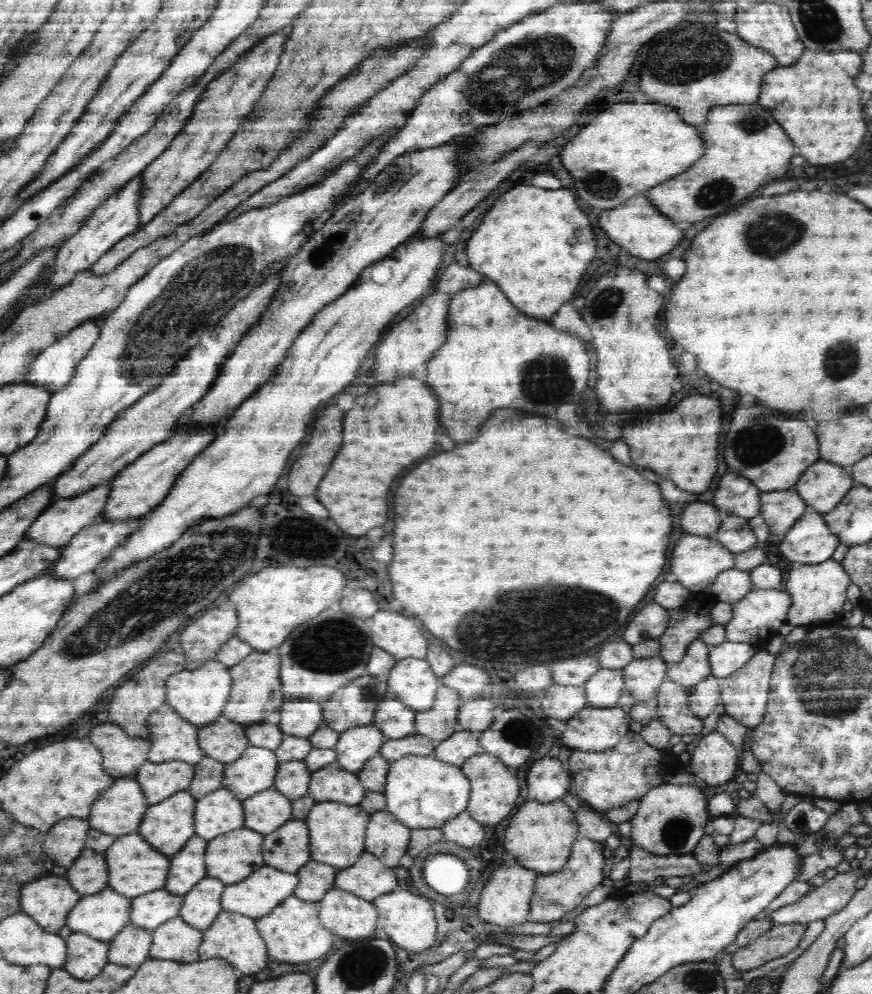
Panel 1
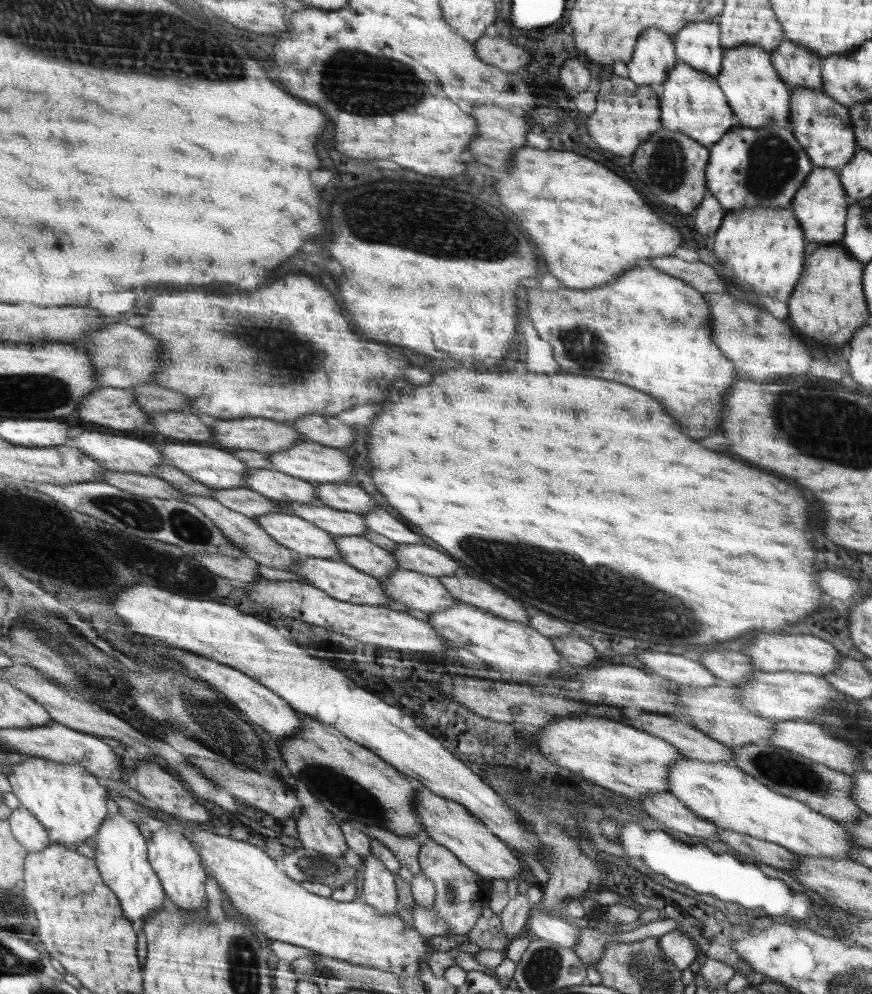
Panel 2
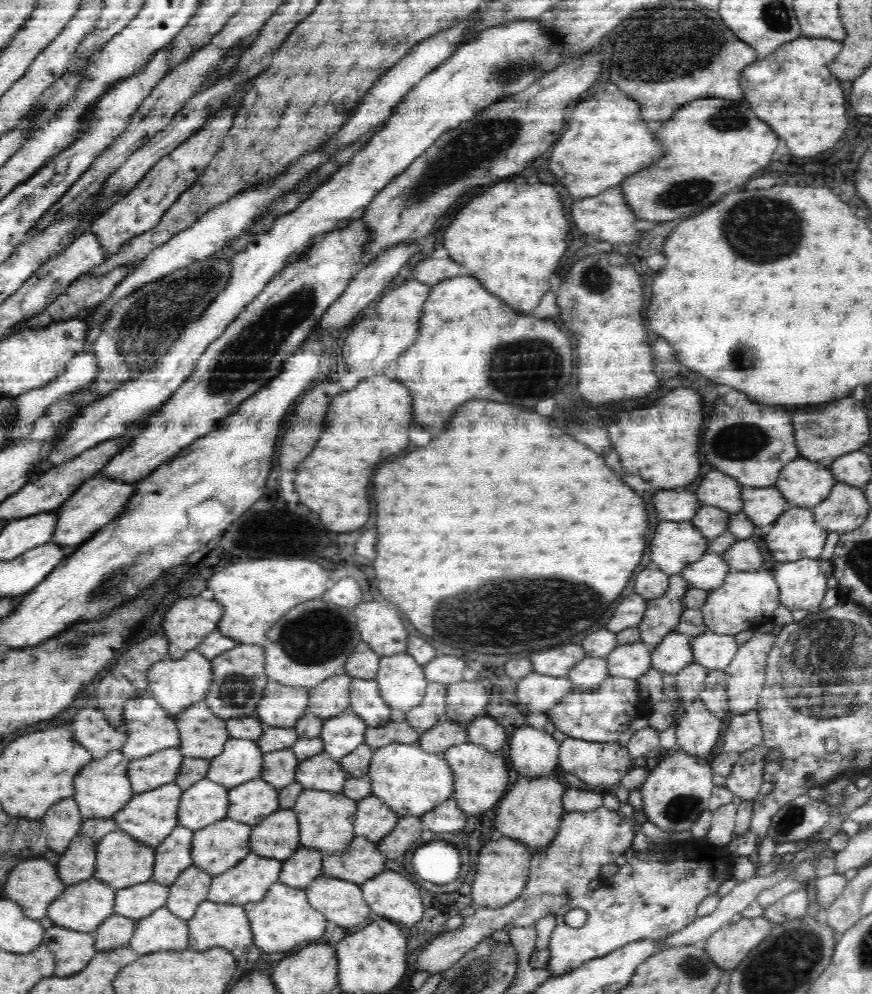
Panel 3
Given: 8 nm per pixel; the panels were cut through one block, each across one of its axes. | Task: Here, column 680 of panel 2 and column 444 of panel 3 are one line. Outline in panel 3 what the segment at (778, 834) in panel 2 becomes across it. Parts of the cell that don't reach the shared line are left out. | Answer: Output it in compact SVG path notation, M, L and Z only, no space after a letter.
M388 743L374 750L367 778L372 794L384 799L399 817L420 817L448 798L453 798L453 776L449 763L444 756L428 753L417 743Z

